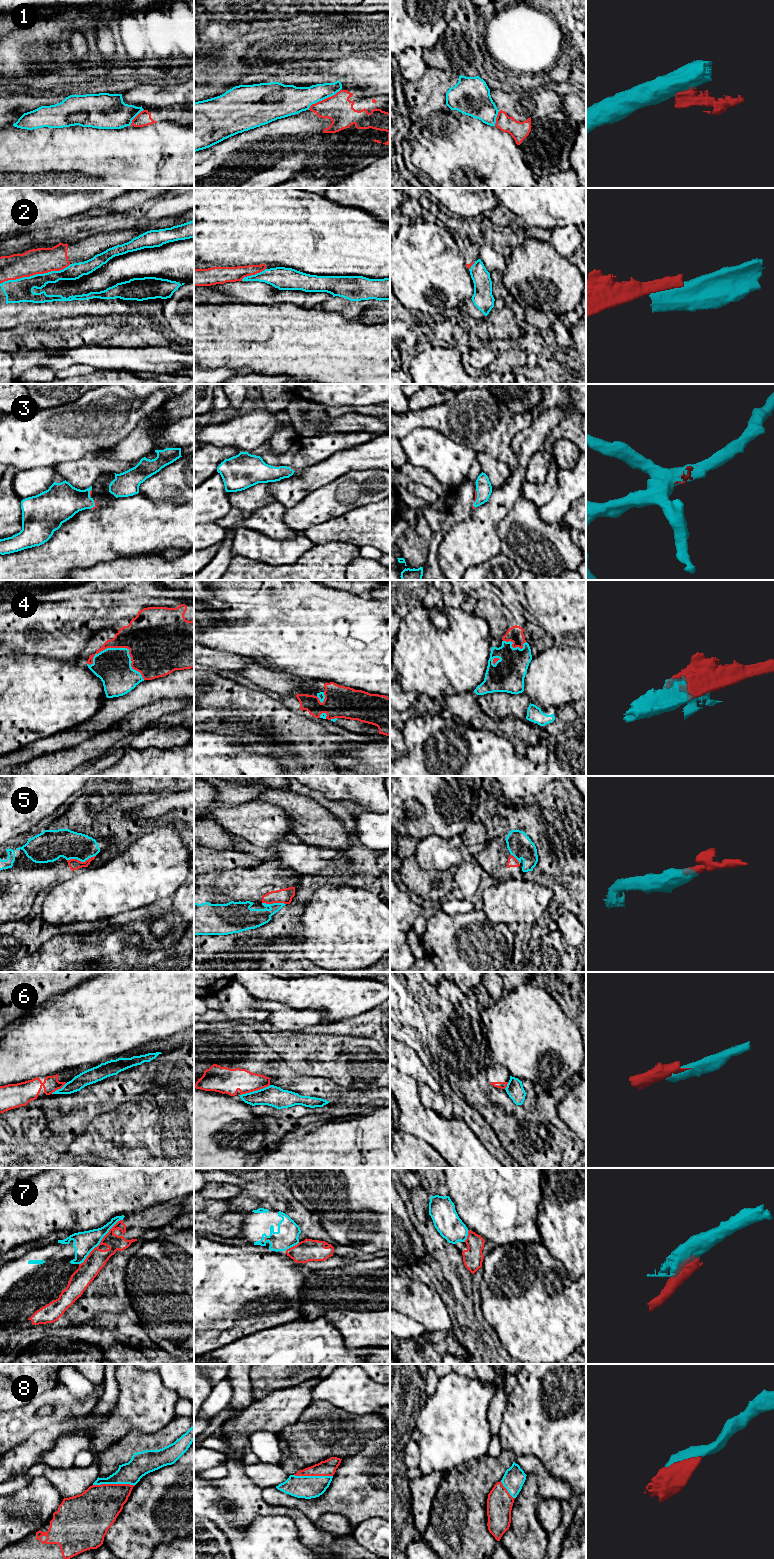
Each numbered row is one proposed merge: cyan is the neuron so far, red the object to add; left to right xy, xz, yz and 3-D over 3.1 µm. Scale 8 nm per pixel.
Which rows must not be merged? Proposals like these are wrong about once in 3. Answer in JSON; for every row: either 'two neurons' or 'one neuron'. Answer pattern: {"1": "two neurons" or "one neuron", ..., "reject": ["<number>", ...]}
{"1": "two neurons", "2": "two neurons", "3": "one neuron", "4": "one neuron", "5": "one neuron", "6": "two neurons", "7": "two neurons", "8": "one neuron", "reject": ["1", "2", "6", "7"]}

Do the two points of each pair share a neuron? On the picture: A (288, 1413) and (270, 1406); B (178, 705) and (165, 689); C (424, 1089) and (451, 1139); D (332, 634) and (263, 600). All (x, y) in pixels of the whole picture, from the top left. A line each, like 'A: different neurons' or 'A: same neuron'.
A: same neuron
B: different neurons
C: different neurons
D: same neuron

